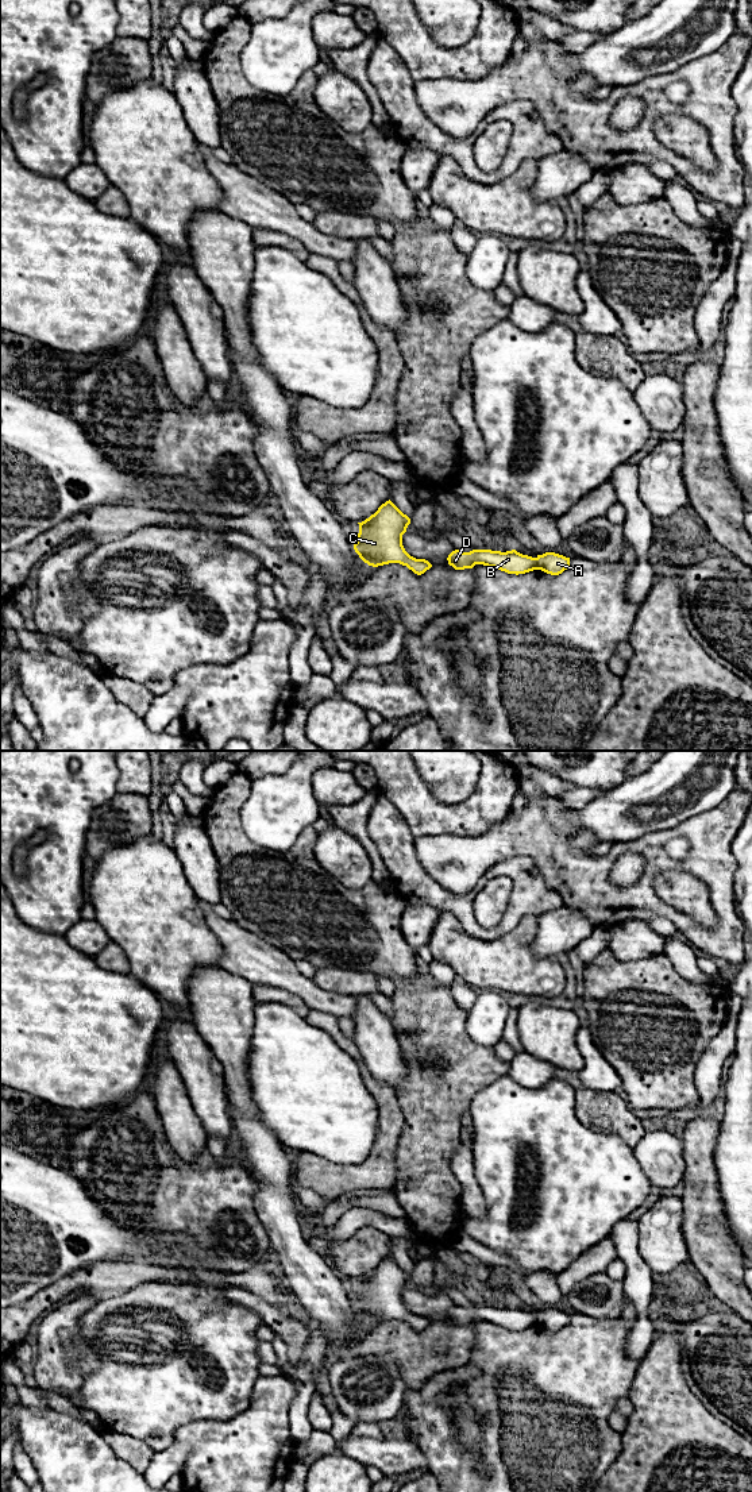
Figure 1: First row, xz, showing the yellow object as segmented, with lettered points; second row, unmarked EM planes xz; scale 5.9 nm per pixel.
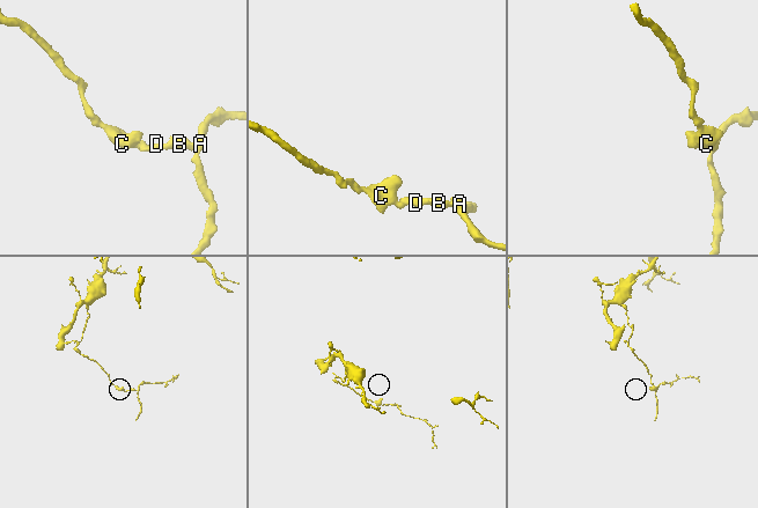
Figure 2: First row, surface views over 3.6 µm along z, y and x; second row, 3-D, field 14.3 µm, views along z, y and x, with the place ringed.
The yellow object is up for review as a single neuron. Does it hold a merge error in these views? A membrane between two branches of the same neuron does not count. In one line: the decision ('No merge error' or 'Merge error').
Merge error

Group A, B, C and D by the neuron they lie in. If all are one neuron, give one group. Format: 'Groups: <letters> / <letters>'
Groups: A / B C D

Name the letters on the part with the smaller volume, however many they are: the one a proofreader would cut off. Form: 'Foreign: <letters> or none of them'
Foreign: A

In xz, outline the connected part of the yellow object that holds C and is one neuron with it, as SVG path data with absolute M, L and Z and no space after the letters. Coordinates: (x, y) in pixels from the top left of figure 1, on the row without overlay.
M390 1256L359 1280L355 1308L369 1322L378 1323L389 1319L406 1322L414 1330L421 1331L432 1323L425 1315L410 1312L402 1302L402 1291L406 1288L410 1275L404 1271Z

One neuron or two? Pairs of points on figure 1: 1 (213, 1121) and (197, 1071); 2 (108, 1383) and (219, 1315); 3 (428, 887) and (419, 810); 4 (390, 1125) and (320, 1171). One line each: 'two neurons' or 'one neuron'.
1: one neuron
2: one neuron
3: two neurons
4: one neuron

